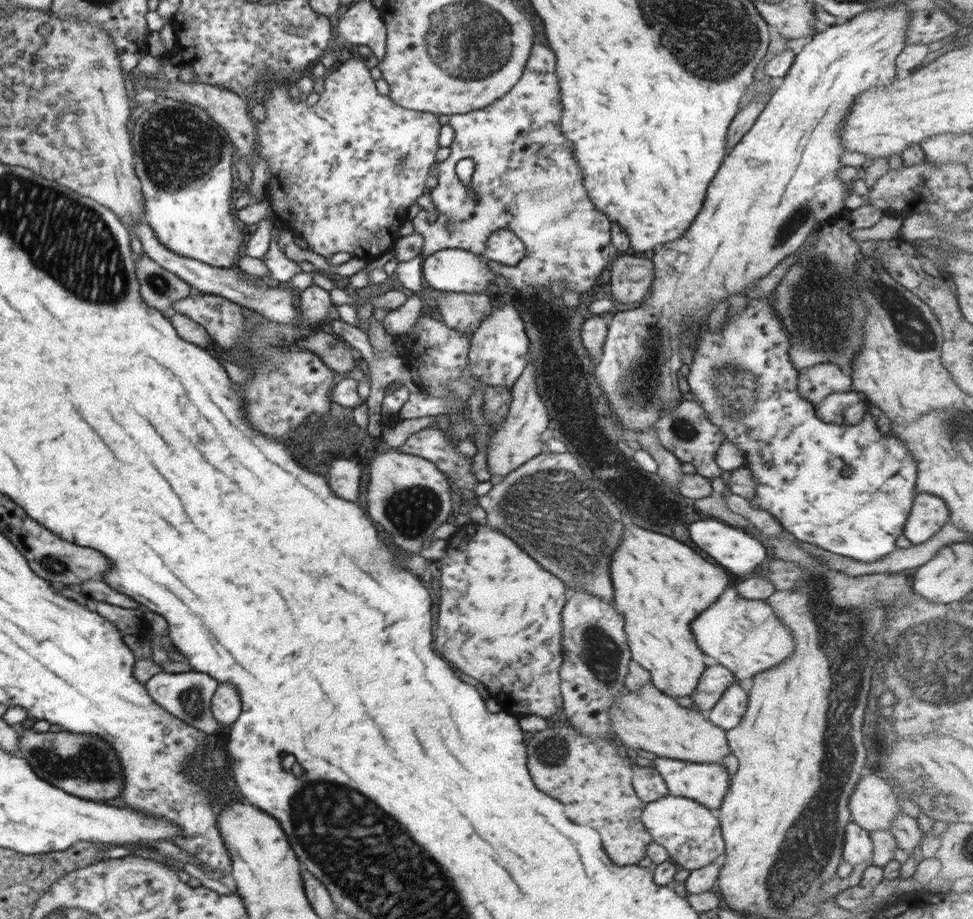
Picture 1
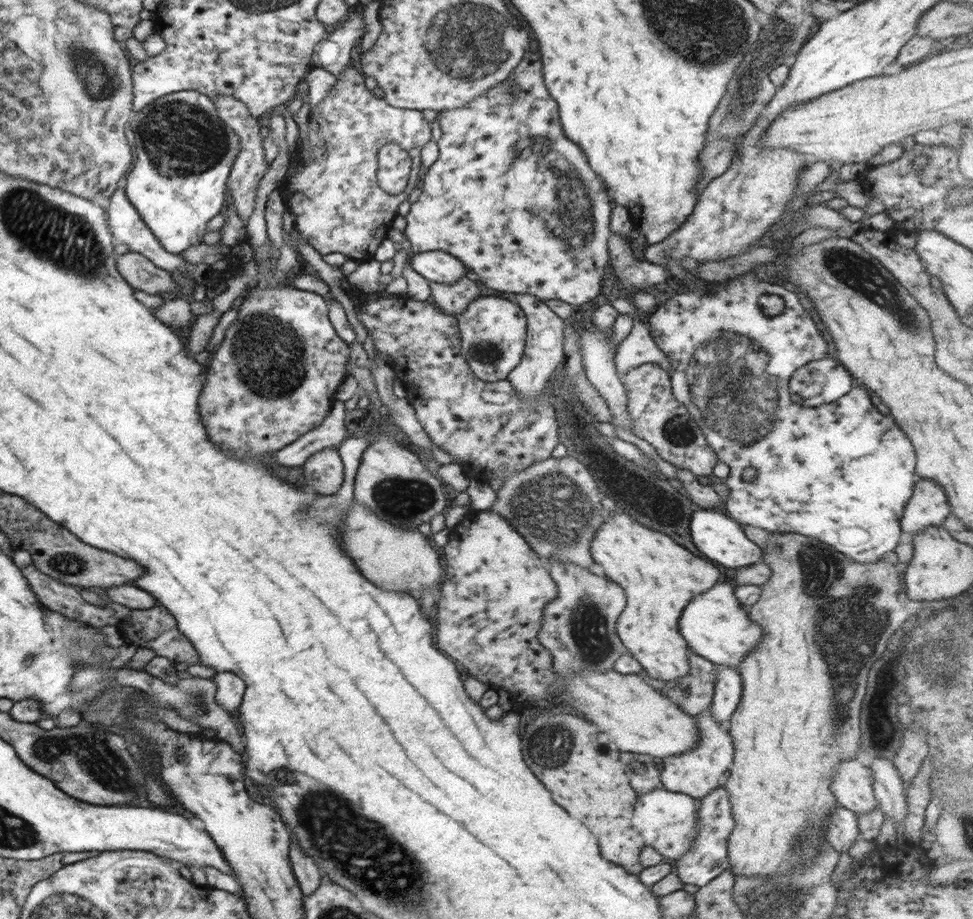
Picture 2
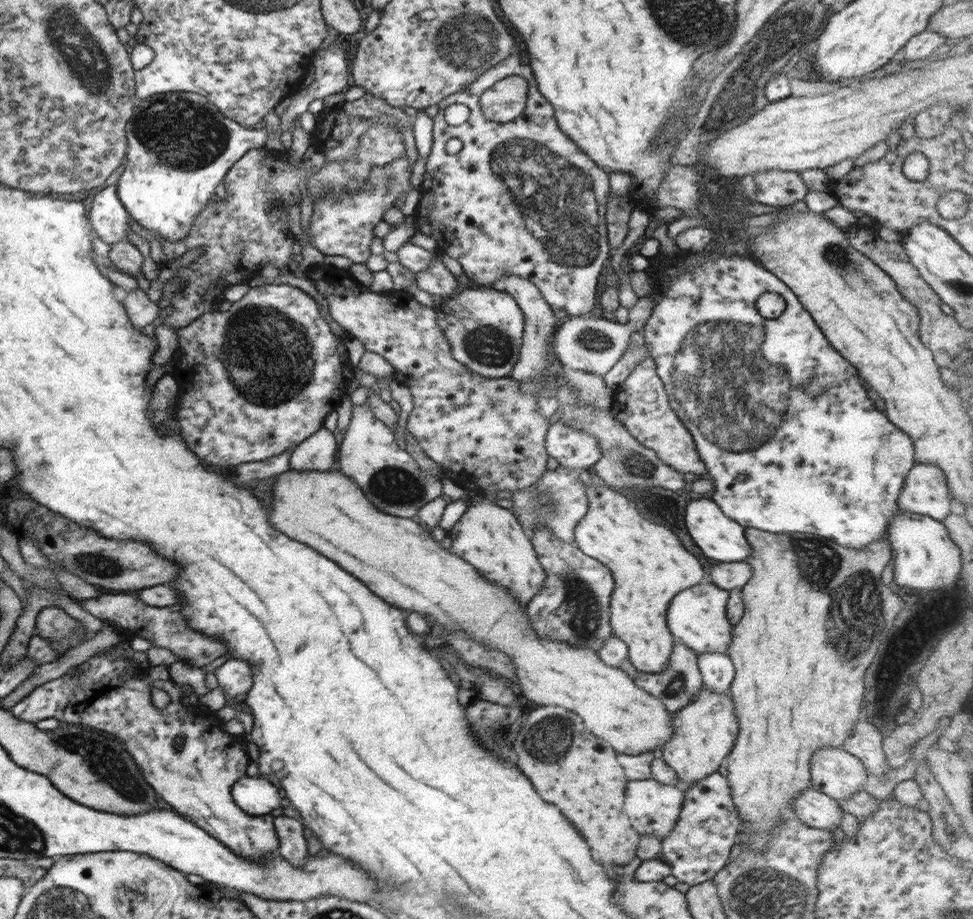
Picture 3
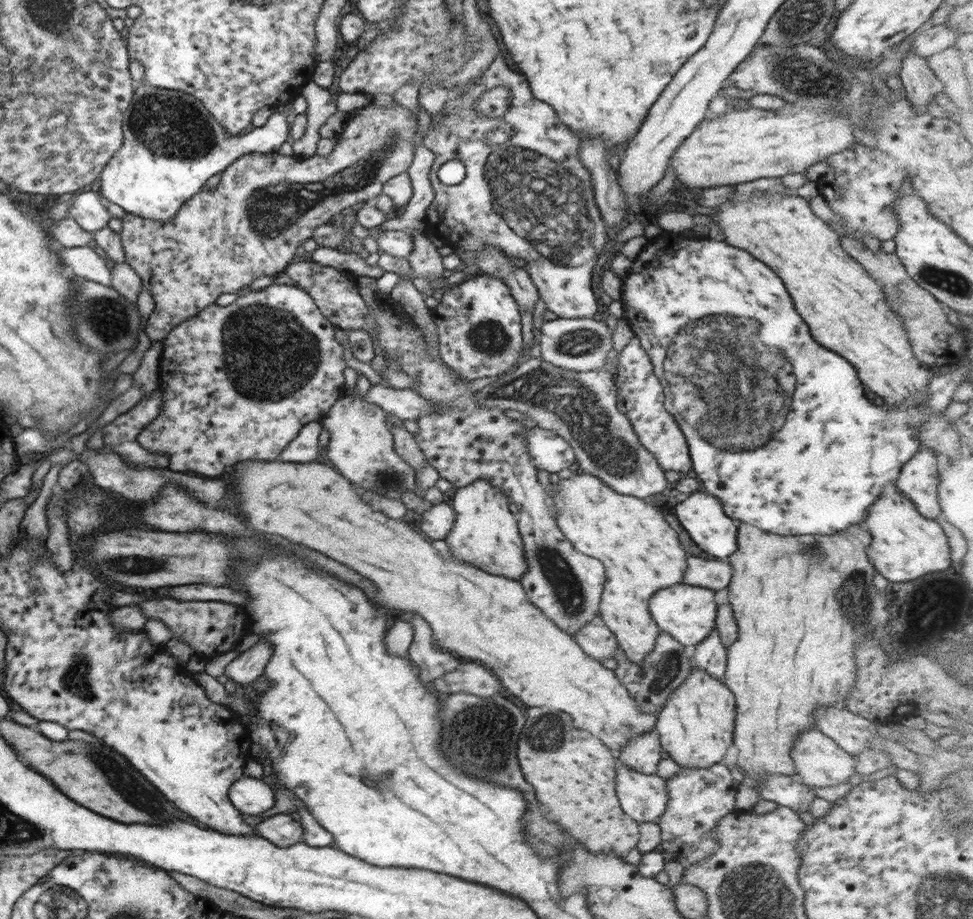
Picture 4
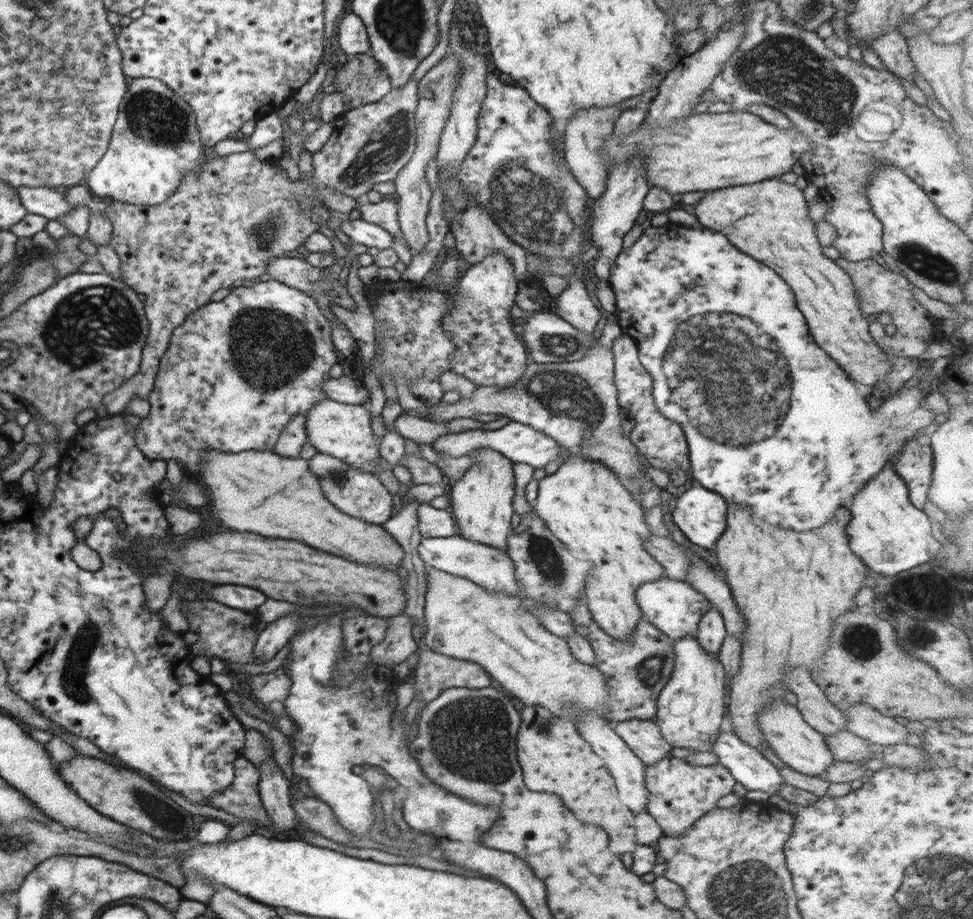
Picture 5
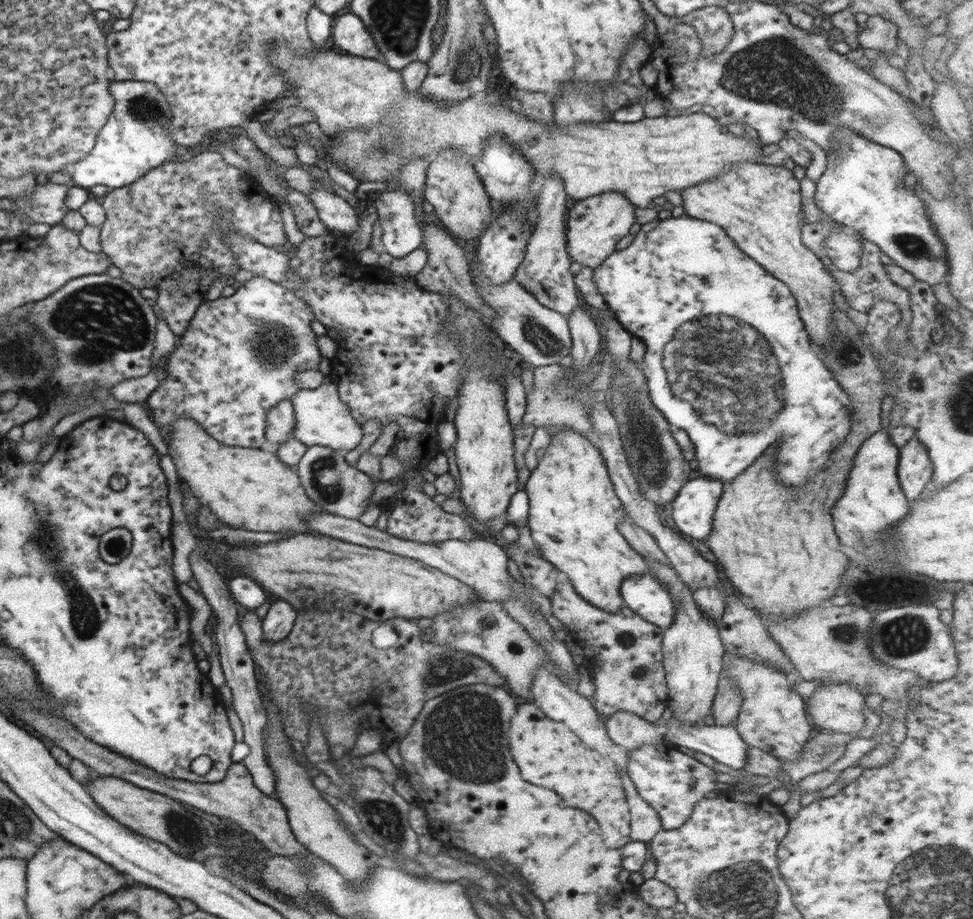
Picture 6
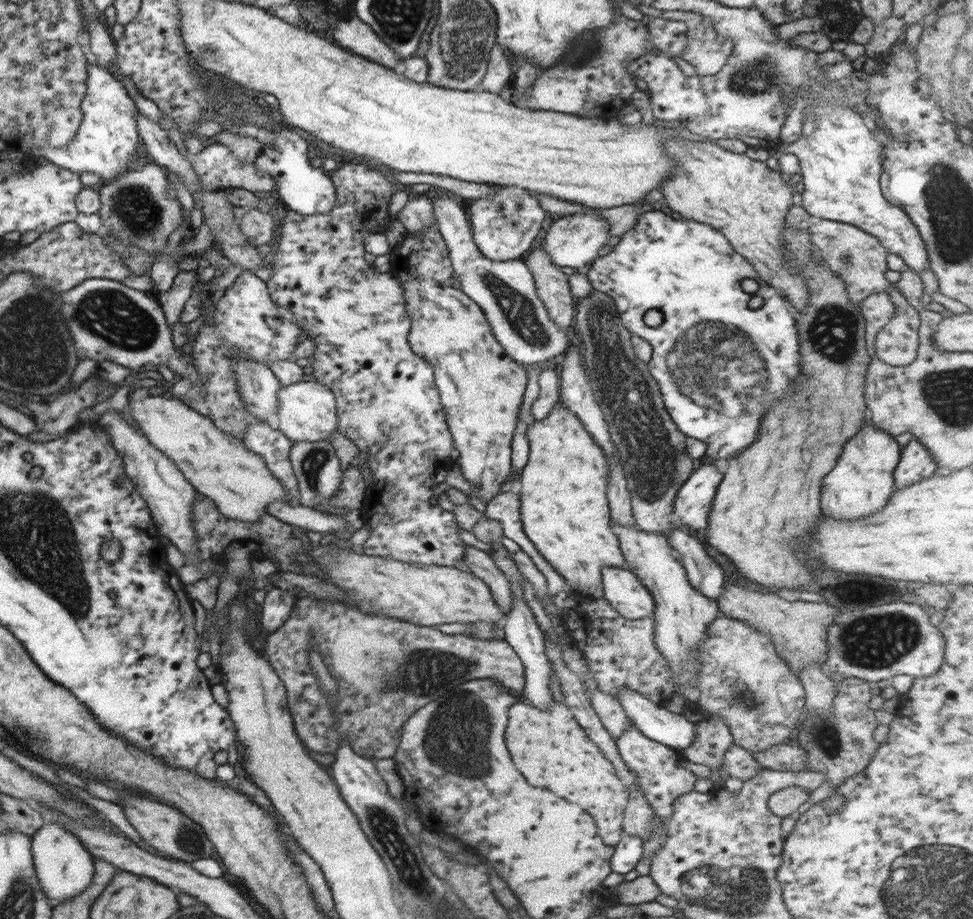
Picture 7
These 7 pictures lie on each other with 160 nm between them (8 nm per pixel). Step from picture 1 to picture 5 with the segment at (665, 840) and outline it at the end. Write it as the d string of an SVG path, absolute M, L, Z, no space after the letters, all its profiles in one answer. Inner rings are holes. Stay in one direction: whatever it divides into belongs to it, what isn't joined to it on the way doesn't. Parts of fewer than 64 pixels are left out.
M584 713L578 717L578 732L584 736L584 740L592 746L592 750L606 762L612 778L616 780L618 796L634 813L647 812L648 791L645 787L645 764L638 758L632 749L615 733L613 725L606 722L596 713Z

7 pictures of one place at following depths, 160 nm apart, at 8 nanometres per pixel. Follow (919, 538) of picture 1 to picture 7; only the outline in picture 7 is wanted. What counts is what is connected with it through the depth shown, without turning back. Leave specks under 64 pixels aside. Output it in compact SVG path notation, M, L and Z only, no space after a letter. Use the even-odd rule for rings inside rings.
M916 438L901 449L899 463L893 472L898 488L920 482L923 478L932 476L938 467L930 451Z

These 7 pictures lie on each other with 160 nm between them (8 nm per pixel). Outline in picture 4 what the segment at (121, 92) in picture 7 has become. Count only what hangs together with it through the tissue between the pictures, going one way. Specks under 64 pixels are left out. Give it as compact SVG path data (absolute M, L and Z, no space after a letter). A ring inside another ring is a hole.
M136 59L129 62L129 72L134 80L135 94L122 123L124 133L124 144L118 149L100 173L98 193L118 206L126 213L134 214L145 219L162 221L172 220L182 204L192 199L198 191L205 188L206 180L214 174L223 172L231 162L240 155L250 153L271 154L290 139L292 124L286 121L286 115L296 115L292 105L288 105L286 113L274 113L270 116L264 126L254 128L252 132L244 136L228 135L222 124L217 122L208 113L206 107L190 94L169 90L165 88L150 87L144 84L144 67Z

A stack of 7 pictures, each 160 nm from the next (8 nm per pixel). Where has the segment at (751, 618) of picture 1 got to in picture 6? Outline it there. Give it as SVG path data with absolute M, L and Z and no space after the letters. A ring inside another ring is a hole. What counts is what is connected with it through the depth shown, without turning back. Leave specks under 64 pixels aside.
M651 573L628 576L620 586L623 606L663 629L672 626L676 616L676 606L669 592Z

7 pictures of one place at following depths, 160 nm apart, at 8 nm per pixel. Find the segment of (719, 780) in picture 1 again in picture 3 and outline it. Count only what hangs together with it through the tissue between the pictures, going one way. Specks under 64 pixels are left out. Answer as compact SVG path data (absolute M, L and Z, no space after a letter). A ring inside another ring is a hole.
M704 687L691 703L672 714L673 733L663 746L663 759L676 771L678 787L682 790L716 772L720 764L727 759L739 733L734 707L730 695L708 692L708 687Z

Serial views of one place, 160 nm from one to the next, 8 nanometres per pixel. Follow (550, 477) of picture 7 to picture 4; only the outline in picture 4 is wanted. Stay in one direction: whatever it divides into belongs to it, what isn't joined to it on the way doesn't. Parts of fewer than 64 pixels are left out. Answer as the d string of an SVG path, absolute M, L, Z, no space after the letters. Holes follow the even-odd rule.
M574 471L570 478L557 482L557 493L553 498L553 504L557 510L555 521L574 549L585 556L600 560L605 567L606 584L599 604L604 626L616 637L618 646L623 648L625 655L632 662L643 662L645 656L652 652L656 637L660 634L658 625L648 609L650 597L654 592L660 592L662 588L684 583L684 572L688 566L687 554L680 546L678 535L648 501L636 496L621 495L600 480L600 477L582 471Z

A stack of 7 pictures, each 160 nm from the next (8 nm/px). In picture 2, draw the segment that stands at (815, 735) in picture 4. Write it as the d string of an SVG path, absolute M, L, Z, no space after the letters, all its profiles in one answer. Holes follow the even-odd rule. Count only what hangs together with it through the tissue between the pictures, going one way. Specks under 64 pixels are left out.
M857 759L841 760L831 780L831 791L839 806L863 815L878 806L869 767Z

